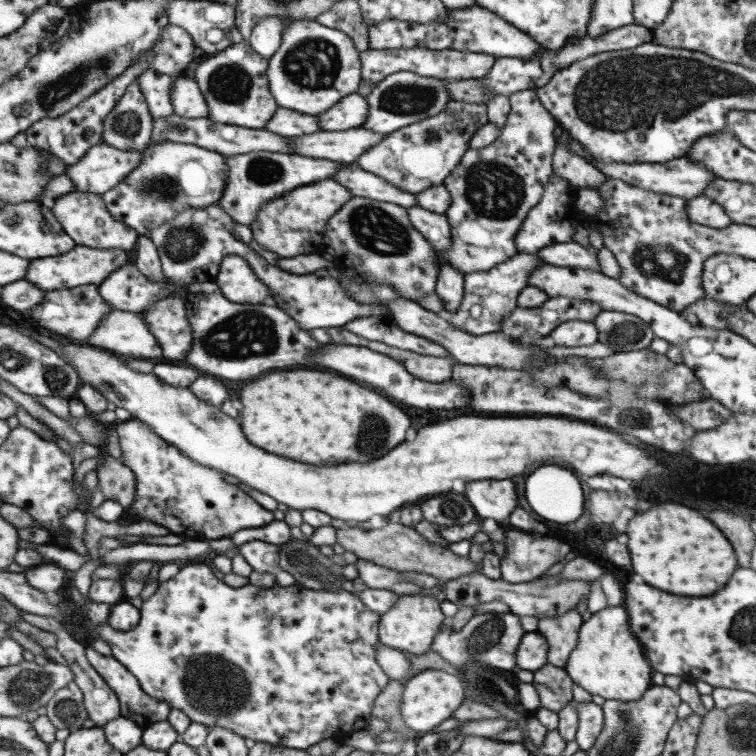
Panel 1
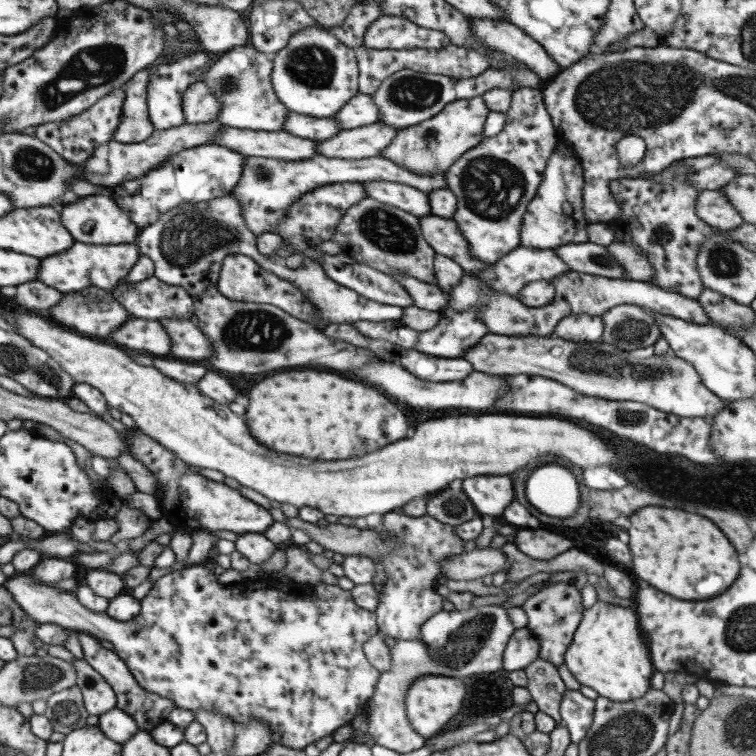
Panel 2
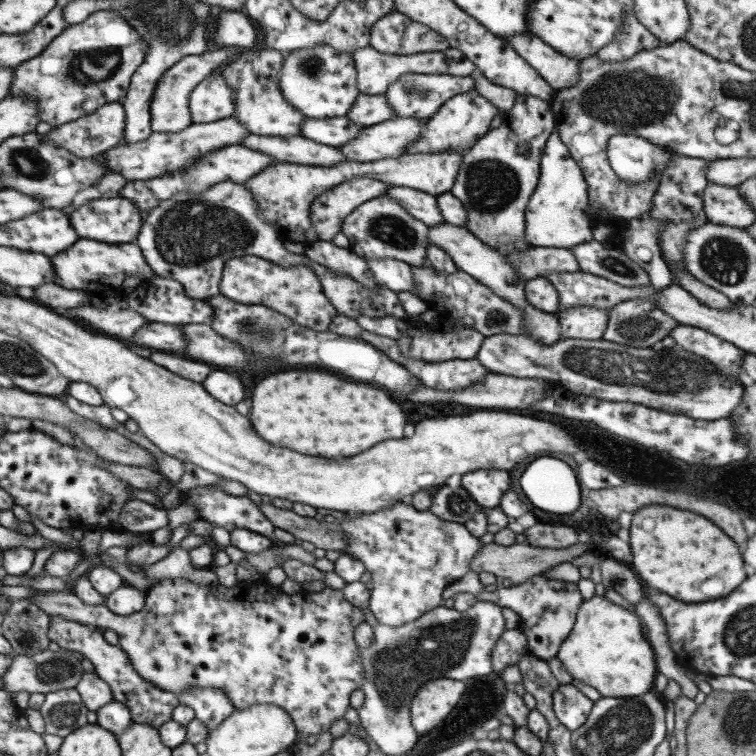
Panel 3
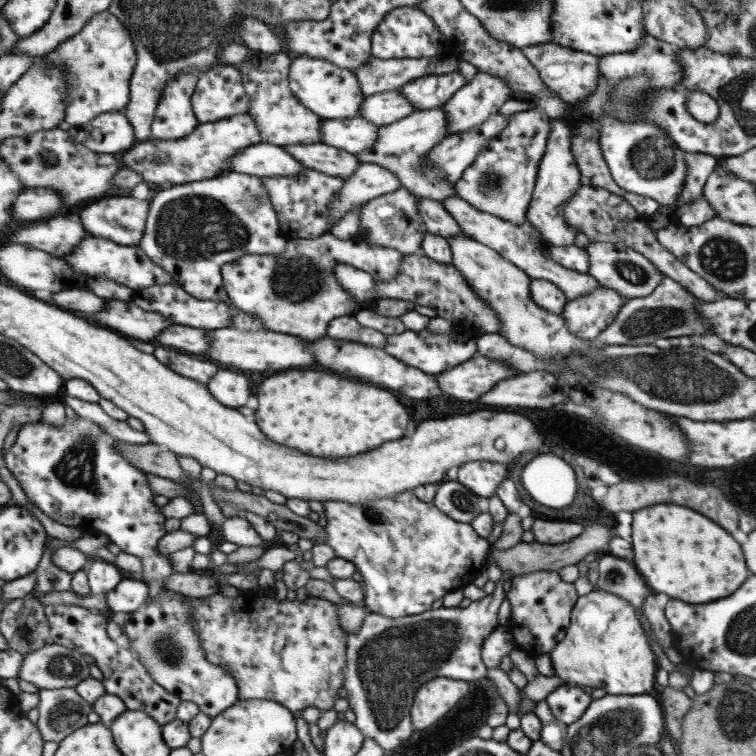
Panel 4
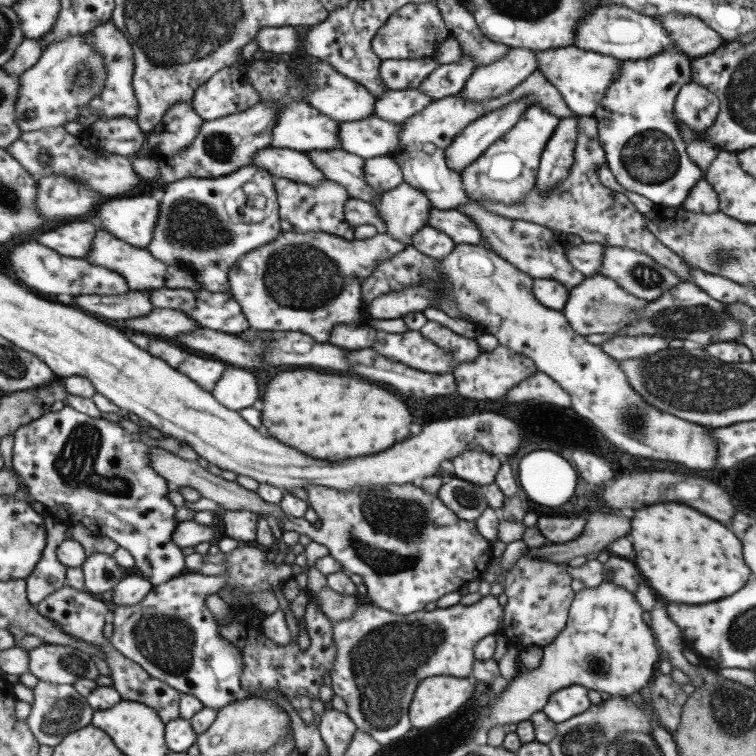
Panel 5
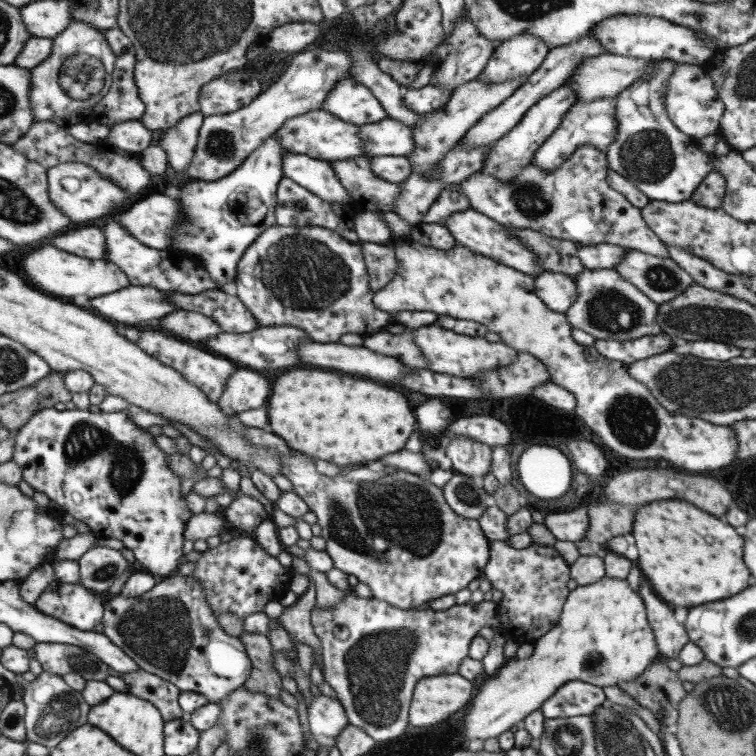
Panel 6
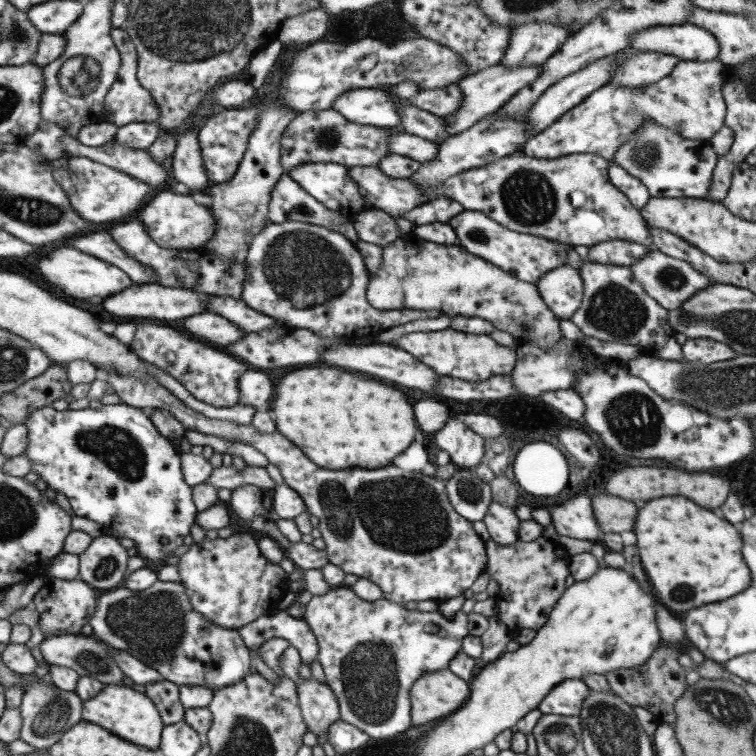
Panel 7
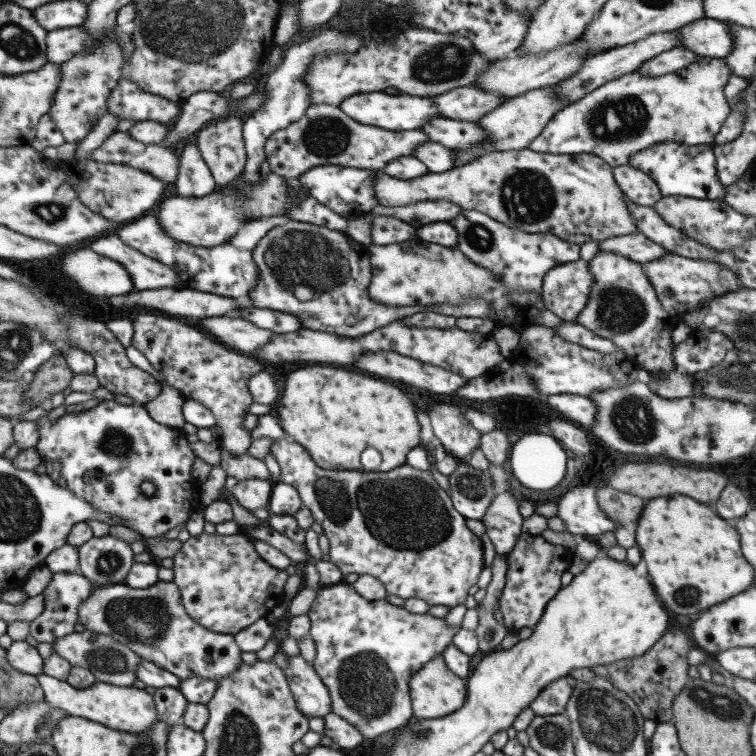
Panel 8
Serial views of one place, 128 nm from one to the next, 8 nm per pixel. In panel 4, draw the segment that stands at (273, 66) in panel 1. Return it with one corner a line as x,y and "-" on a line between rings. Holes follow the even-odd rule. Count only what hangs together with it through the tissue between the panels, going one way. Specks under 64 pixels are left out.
298,55
296,60
291,60
288,86
302,105
312,109
323,119
344,120
360,117
362,102
367,97
362,92
355,72
340,68
328,60
306,55

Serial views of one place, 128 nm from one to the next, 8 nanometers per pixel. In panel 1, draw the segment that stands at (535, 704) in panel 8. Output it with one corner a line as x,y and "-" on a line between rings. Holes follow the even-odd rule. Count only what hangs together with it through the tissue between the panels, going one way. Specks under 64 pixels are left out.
572,700
578,712
578,731
576,731
575,740
582,752
588,751
596,742
596,737
602,732
604,727
604,712
602,707
593,701
579,703

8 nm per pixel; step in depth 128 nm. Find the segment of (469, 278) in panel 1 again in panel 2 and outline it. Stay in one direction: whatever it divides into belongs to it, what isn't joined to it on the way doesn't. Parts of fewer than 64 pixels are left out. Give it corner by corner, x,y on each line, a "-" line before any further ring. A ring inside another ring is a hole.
518,245
518,248
510,250
510,252
498,259
486,271
480,275
472,275
478,277
482,284
487,288
494,289
494,292
506,293
511,297
518,296
518,292
522,290
529,282
539,280
550,280
558,275
568,273
571,269
556,254
554,249
531,249
527,246
-
447,307
438,325
418,335
413,349
436,358
462,358
486,333
488,328
480,318
480,310
470,308
466,312
456,312

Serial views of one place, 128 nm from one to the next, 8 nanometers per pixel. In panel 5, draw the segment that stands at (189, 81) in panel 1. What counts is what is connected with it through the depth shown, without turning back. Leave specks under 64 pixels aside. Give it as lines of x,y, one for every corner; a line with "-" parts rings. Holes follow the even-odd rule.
226,67
198,86
191,105
200,118
211,121
242,112
258,101
260,93
250,85
246,73

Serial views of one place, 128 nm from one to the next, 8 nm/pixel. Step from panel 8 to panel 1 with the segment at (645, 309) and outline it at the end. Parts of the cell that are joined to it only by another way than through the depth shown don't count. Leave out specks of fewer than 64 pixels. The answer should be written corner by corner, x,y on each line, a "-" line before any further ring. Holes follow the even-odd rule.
571,320
558,325
549,336
560,346
590,346
598,342
598,329
594,321

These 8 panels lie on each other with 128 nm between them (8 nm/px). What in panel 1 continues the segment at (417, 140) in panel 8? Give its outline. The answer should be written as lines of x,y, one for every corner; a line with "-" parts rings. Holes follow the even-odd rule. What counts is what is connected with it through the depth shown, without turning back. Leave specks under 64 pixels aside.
248,42
205,55
194,70
194,79
206,98
208,118
215,123
242,126
243,129
266,129
266,124
279,107
269,89
268,66
269,59
262,58

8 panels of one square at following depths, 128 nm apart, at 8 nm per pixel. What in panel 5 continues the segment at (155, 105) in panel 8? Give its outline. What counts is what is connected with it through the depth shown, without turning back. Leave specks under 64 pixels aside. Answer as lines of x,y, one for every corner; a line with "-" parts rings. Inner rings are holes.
111,21
104,22
100,26
96,26
92,32
86,33
86,41
104,57
104,65
106,65
106,82
102,92
96,94
86,106
80,108
80,116
76,121
89,126
94,124
96,120
110,120
110,118
128,117
134,119
138,114
138,101
134,96
132,86
133,72
135,69
134,55
129,39
125,34

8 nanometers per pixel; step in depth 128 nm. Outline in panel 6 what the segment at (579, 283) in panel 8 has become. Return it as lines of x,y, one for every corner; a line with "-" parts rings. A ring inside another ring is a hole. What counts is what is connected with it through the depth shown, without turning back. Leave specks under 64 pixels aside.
544,272
535,278
536,294
554,312
566,314
576,296
575,278
566,274

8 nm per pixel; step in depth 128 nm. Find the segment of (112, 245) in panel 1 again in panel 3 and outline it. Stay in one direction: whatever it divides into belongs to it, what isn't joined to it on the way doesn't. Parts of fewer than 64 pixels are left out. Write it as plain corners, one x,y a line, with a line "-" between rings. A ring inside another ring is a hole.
106,198
106,200
90,200
88,204
76,208
70,214
72,226
76,228
80,238
90,238
98,242
121,245
134,243
144,219
143,213
126,198

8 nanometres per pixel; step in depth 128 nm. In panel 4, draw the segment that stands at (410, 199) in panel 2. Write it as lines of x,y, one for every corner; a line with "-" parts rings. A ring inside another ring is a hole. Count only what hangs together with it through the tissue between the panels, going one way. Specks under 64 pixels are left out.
420,197
418,211
420,217
424,219
428,233
444,238
464,234
462,227
458,225
458,221
446,211
442,203

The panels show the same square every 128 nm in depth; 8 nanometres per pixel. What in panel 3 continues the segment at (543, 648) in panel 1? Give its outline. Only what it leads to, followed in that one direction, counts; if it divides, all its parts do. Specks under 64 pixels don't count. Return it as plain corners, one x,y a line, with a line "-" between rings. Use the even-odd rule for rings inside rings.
505,630
495,643
491,662
493,672
501,673
504,668
518,664
520,656
530,653
527,639
520,630

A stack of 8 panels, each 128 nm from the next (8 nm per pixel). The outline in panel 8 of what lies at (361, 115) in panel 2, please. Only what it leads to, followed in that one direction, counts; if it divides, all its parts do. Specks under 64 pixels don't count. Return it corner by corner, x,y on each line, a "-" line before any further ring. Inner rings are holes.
474,85
448,90
430,99
436,103
440,116
472,122
477,122
506,101
504,97
498,96
498,93
490,93

